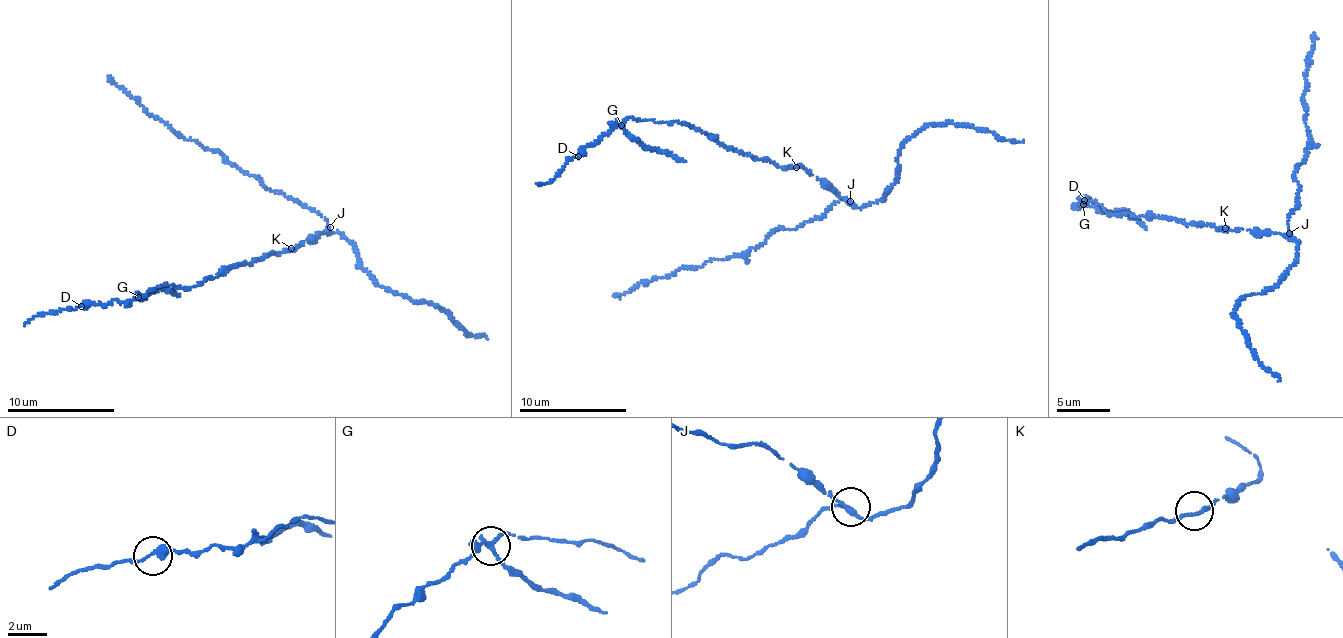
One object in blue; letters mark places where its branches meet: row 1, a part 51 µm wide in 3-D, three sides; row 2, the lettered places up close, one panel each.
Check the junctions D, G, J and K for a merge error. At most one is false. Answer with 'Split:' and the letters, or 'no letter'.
Split: G

